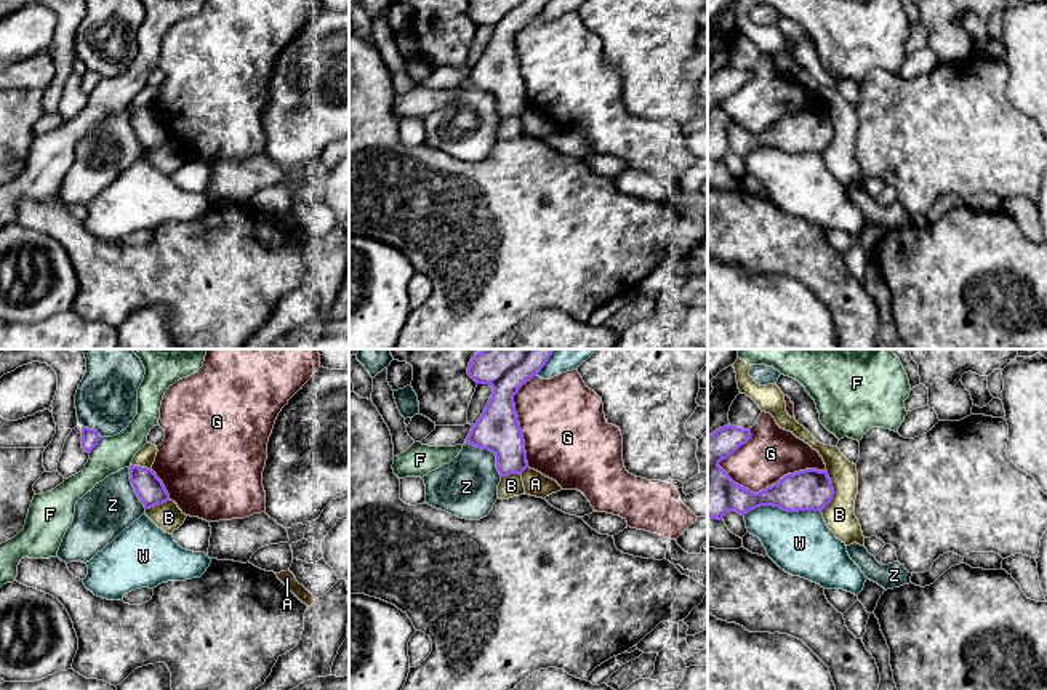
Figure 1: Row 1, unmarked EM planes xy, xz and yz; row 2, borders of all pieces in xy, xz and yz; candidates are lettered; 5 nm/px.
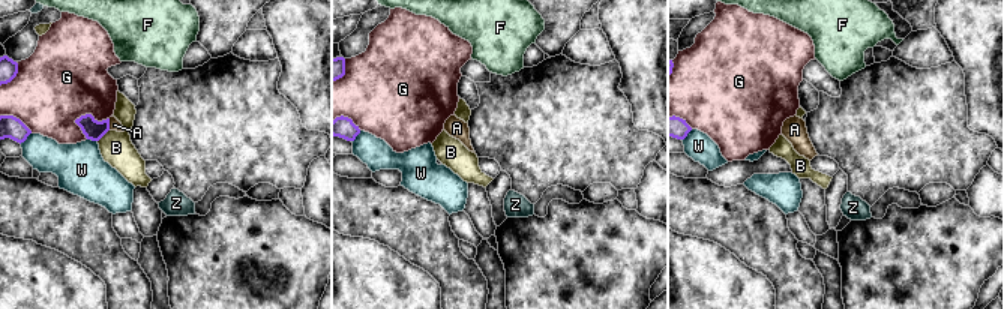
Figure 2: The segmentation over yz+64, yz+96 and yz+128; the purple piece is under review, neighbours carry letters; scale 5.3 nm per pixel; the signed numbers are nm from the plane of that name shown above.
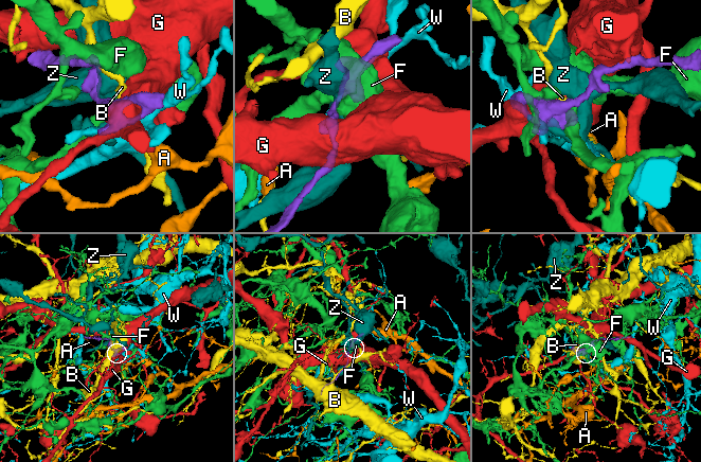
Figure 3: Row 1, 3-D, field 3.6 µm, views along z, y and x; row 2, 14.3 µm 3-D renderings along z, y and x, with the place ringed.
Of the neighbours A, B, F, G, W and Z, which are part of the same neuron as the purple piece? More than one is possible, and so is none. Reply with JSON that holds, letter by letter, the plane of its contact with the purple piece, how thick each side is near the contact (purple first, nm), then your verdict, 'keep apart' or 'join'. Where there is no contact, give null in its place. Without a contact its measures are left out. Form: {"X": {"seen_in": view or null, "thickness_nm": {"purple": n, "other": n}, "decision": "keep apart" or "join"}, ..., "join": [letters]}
{"A": {"seen_in": "xz", "thickness_nm": {"purple": 220, "other": 120}, "decision": "keep apart"}, "B": {"seen_in": "yz", "thickness_nm": {"purple": 200, "other": 160}, "decision": "keep apart"}, "F": {"seen_in": "xy", "thickness_nm": {"purple": 90, "other": 180}, "decision": "keep apart"}, "G": {"seen_in": "yz", "thickness_nm": {"purple": 200, "other": 260}, "decision": "keep apart"}, "W": {"seen_in": "yz", "thickness_nm": {"purple": 200, "other": 320}, "decision": "keep apart"}, "Z": {"seen_in": "xz", "thickness_nm": {"purple": 220, "other": 300}, "decision": "keep apart"}, "join": []}

